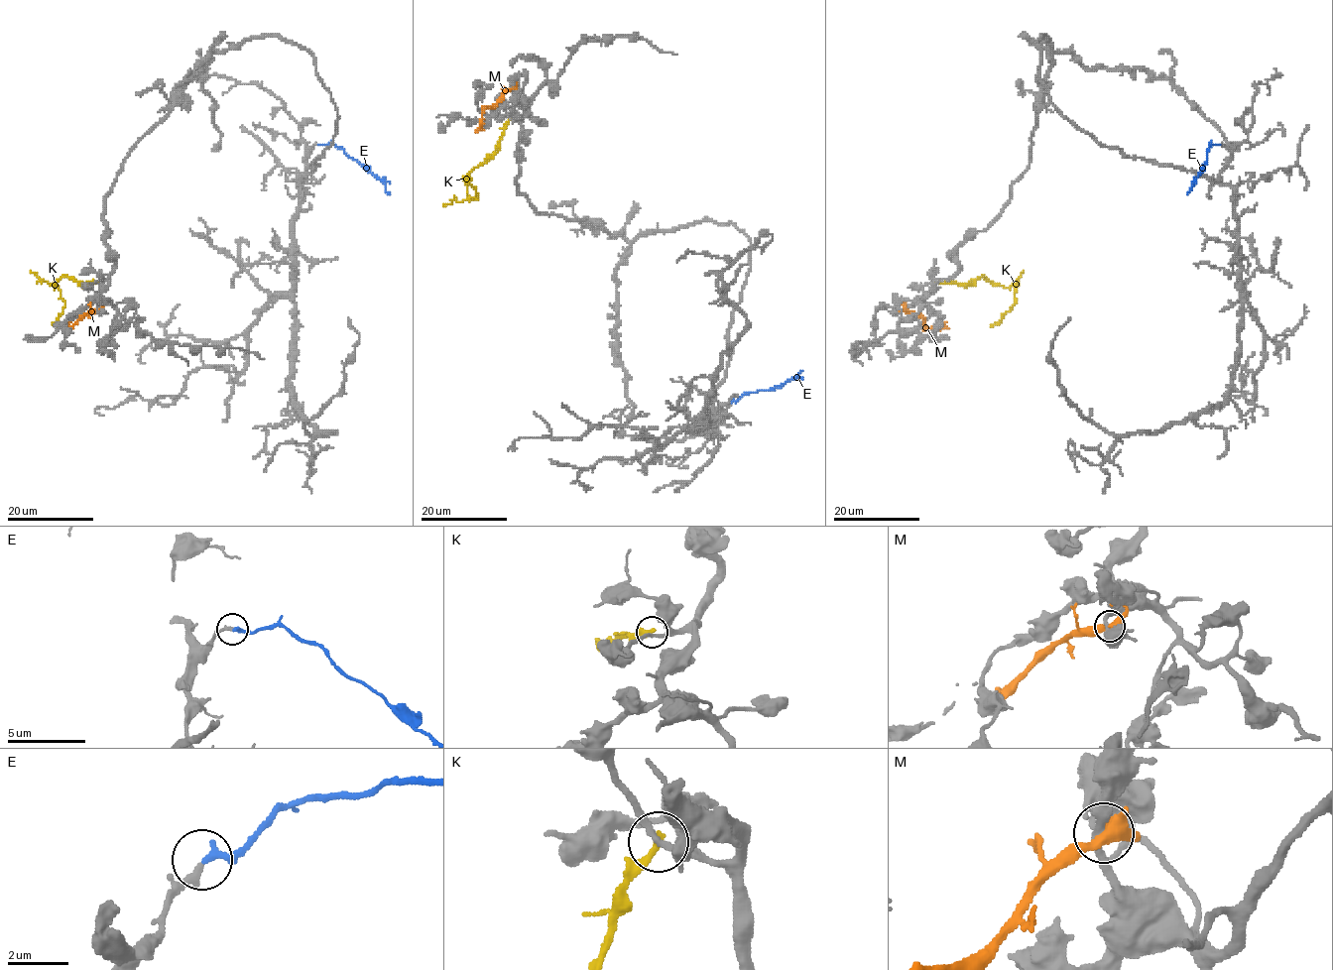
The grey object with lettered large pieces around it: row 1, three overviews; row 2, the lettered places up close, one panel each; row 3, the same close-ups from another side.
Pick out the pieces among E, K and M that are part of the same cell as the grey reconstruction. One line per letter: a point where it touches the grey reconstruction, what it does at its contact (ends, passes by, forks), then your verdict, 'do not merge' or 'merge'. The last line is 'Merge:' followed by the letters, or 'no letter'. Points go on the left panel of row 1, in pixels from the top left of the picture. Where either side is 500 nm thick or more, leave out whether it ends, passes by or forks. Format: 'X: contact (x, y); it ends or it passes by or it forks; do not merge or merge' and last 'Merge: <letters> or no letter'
E: contact (318, 144); it ends; merge
K: contact (96, 281); it ends; do not merge
M: contact (99, 309); it passes by; do not merge
Merge: E

